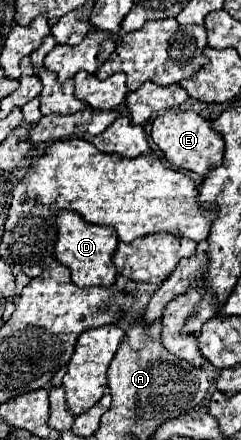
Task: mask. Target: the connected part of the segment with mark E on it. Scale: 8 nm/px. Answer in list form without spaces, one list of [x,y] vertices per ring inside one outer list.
[[[163,111],[155,117],[151,125],[151,139],[155,145],[163,151],[163,155],[173,163],[175,169],[193,171],[197,175],[205,175],[209,169],[219,167],[223,159],[223,139],[221,135],[211,127],[209,121],[205,121],[201,115],[193,111]]]

